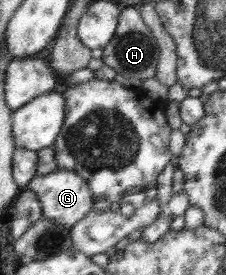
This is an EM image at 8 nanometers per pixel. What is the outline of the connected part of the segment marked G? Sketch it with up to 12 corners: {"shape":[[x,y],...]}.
{"shape":[[68,169],[35,176],[42,217],[68,229],[94,205],[89,183]]}

